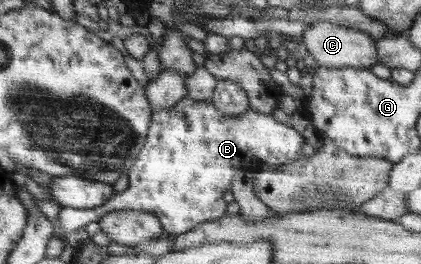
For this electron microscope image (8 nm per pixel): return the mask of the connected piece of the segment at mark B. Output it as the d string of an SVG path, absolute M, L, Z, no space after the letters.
M187 96L170 108L156 111L152 116L150 132L146 144L143 146L134 168L128 174L128 188L124 192L116 193L111 201L94 208L62 207L58 218L62 234L58 238L68 245L65 238L67 234L85 229L91 223L98 223L105 214L112 211L141 210L159 216L164 235L178 235L188 233L188 230L203 225L204 222L219 221L226 214L226 202L222 200L224 192L230 191L230 183L234 174L242 170L253 175L263 169L276 169L281 165L298 161L300 146L305 139L296 129L288 124L276 122L270 114L264 114L251 108L241 115L224 115L209 100L197 101Z

